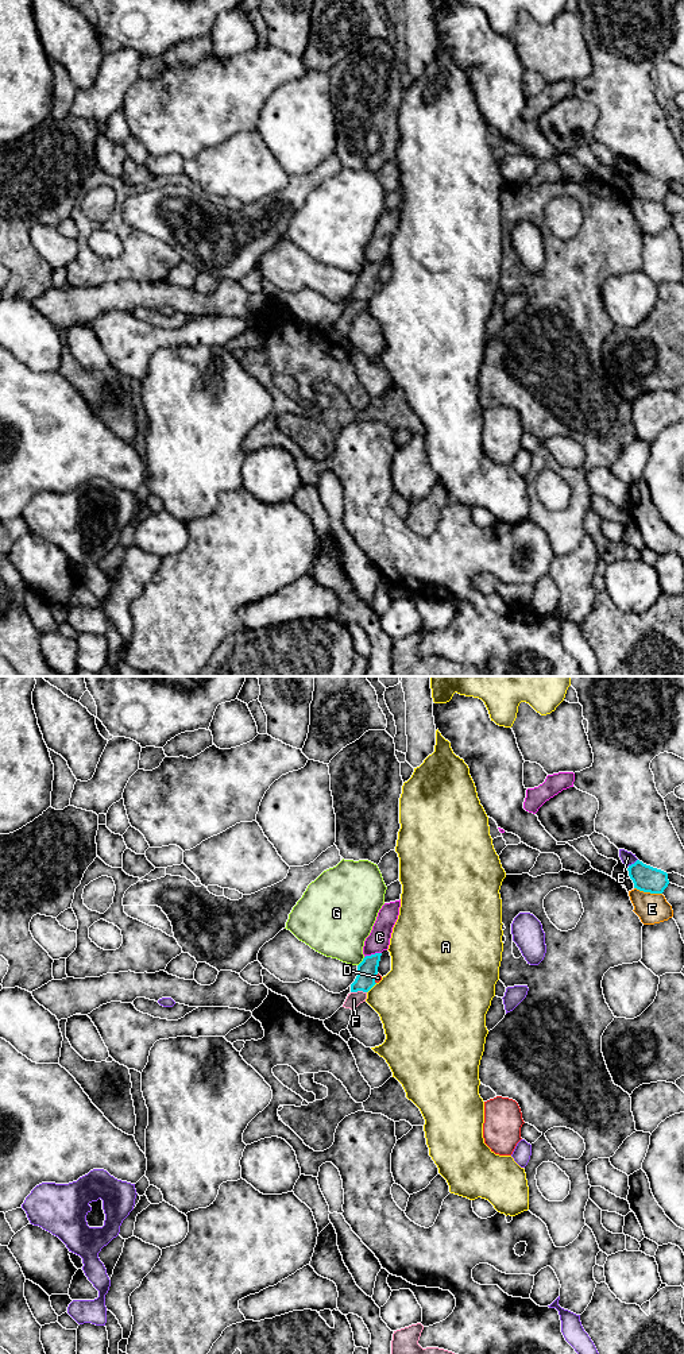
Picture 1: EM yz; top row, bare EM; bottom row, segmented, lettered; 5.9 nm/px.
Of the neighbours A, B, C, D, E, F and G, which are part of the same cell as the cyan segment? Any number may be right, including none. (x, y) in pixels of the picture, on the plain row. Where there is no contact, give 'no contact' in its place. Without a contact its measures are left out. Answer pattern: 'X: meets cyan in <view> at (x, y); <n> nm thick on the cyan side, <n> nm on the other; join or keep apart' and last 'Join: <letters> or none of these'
A: meets cyan in yz at (371, 296); 120 nm thick on the cyan side, 420 nm on the other; keep apart
B: meets cyan in yz at (632, 173); 160 nm thick on the cyan side, 80 nm on the other; keep apart
C: meets cyan in yz at (373, 263); 120 nm thick on the cyan side, 130 nm on the other; keep apart
D: meets cyan in yz at (374, 288); 120 nm thick on the cyan side, 40 nm on the other; keep apart
E: meets cyan in yz at (648, 200); 160 nm thick on the cyan side, 180 nm on the other; keep apart
F: meets cyan in yz at (358, 299); 120 nm thick on the cyan side, 90 nm on the other; keep apart
G: meets cyan in yz at (362, 270); 120 nm thick on the cyan side, 360 nm on the other; keep apart
Join: none of these

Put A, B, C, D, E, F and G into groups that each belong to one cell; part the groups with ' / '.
A / B / C / D / E / F / G

